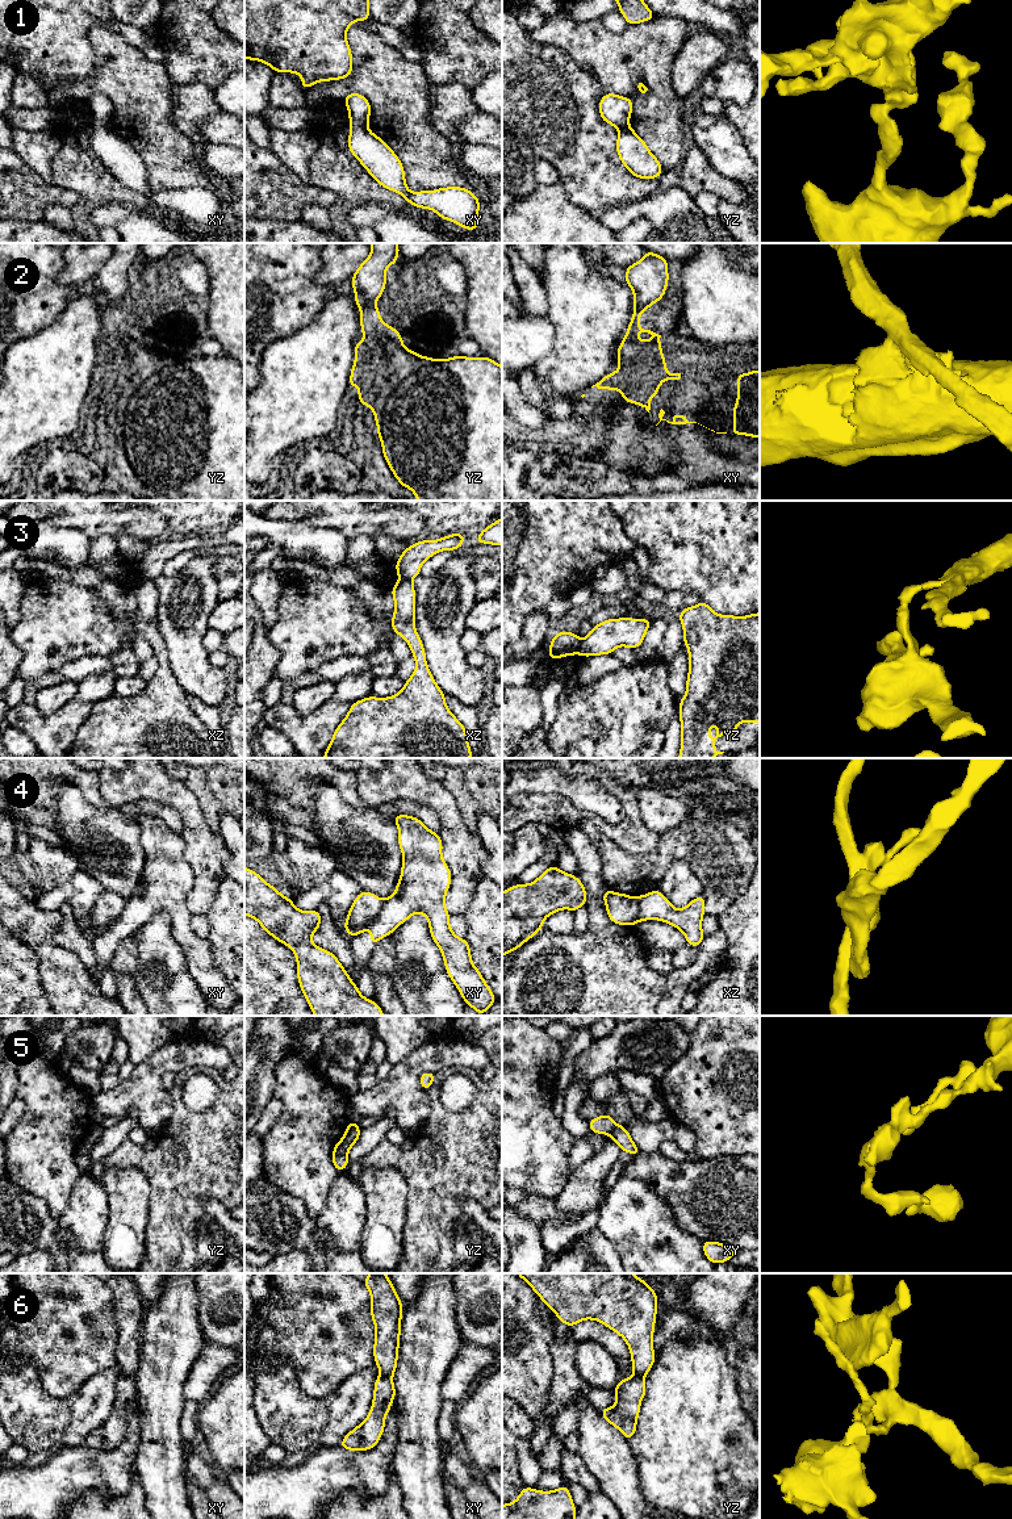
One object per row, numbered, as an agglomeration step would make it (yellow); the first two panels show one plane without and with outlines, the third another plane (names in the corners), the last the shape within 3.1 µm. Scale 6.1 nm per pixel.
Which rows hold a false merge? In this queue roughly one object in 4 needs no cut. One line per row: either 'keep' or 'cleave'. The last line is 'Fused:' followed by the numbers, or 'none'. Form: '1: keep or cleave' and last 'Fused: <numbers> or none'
1: cleave
2: cleave
3: cleave
4: cleave
5: cleave
6: cleave
Fused: 1, 2, 3, 4, 5, 6

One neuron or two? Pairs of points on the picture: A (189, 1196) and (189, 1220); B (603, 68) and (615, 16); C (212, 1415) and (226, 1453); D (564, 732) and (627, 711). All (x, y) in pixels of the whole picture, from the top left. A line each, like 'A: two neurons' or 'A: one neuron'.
A: one neuron
B: two neurons
C: one neuron
D: one neuron

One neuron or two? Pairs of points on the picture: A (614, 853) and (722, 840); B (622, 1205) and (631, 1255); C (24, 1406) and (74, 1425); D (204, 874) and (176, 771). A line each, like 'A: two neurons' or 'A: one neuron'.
A: one neuron
B: one neuron
C: one neuron
D: two neurons

